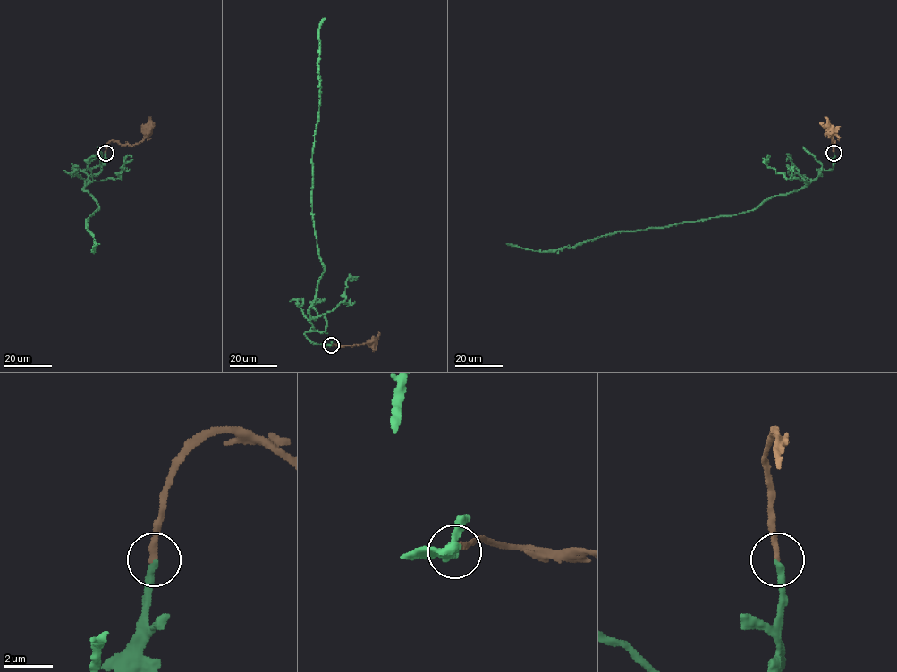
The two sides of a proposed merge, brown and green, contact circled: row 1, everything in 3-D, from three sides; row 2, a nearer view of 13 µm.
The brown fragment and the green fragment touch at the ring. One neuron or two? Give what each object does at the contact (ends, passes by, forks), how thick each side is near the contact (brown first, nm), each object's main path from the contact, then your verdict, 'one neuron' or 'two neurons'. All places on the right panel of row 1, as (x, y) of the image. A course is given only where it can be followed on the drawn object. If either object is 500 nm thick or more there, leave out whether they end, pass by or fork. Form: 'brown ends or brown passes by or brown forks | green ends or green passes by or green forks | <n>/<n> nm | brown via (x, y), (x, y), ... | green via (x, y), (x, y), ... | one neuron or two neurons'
brown ends | green ends | 260/260 nm | brown via (833, 153), (831, 130) | green via (833, 153), (833, 169), (820, 171), (799, 190), (731, 215), (622, 230), (554, 250), (506, 243) | one neuron

